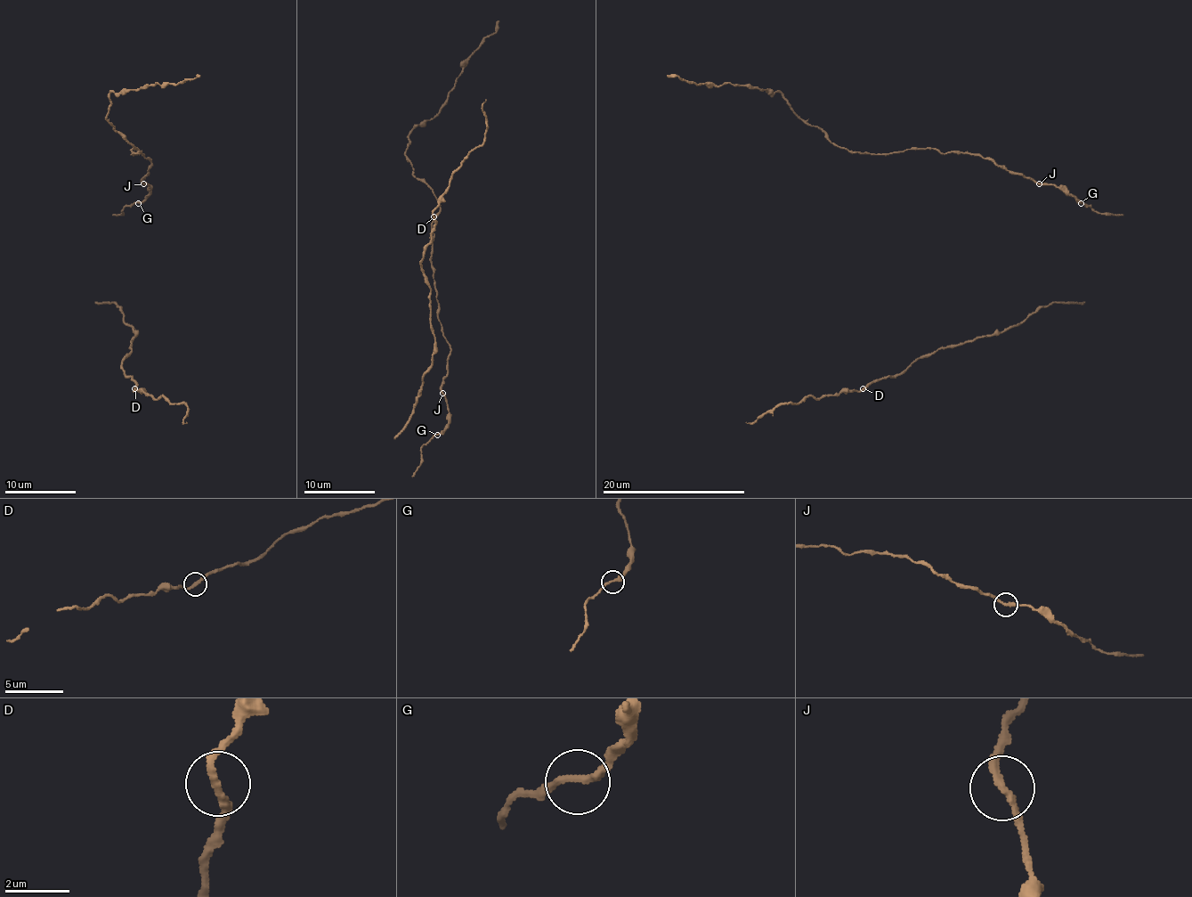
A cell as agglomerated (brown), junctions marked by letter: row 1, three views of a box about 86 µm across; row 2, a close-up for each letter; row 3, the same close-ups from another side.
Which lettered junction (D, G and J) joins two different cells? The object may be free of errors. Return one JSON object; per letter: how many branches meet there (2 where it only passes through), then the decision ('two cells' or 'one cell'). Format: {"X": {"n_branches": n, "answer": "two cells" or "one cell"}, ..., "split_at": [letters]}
{"D": {"n_branches": 2, "answer": "one cell"}, "G": {"n_branches": 2, "answer": "one cell"}, "J": {"n_branches": 2, "answer": "one cell"}, "split_at": []}

